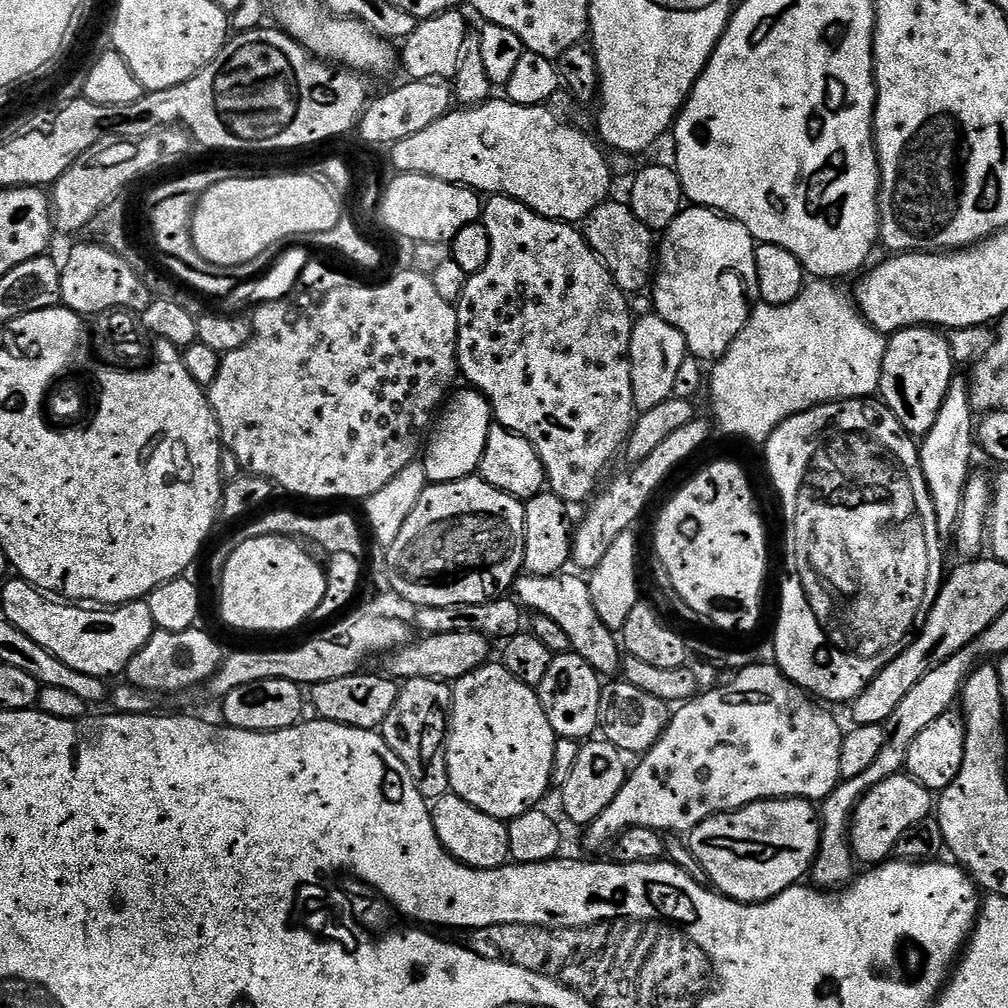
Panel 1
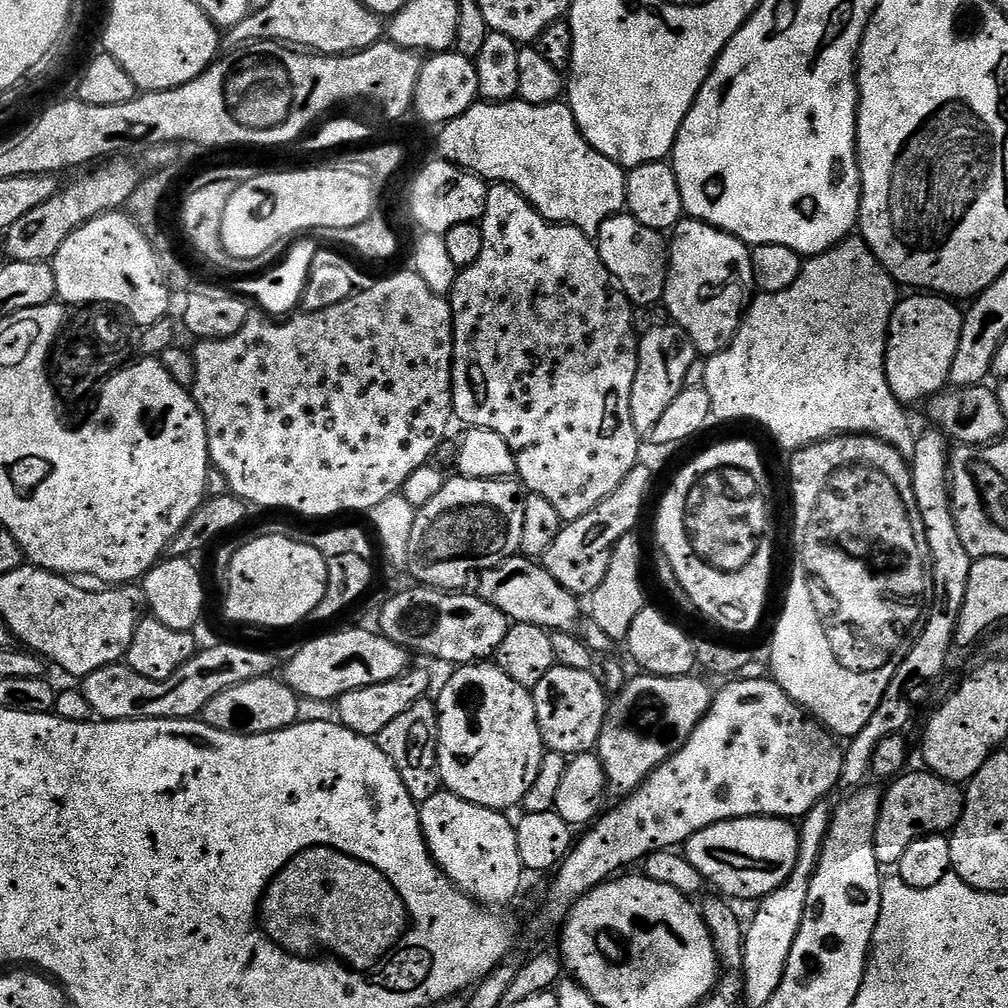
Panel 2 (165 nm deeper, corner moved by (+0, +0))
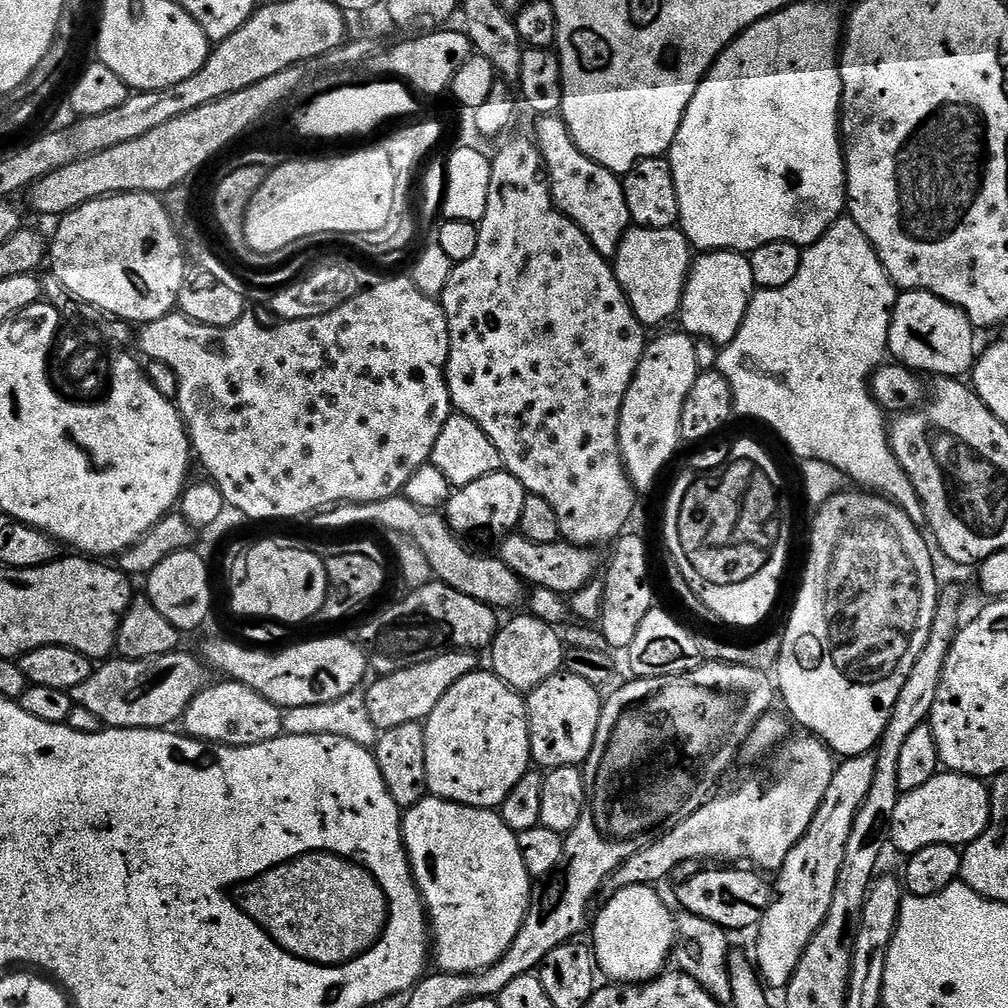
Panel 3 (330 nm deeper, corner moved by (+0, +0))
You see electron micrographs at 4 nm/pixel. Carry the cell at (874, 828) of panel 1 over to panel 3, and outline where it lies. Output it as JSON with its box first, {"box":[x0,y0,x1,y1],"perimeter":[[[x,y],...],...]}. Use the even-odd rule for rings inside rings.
{"box":[890,771,990,854],"perimeter":[[[941,771],[918,790],[903,793],[894,806],[890,844],[903,854],[911,854],[926,846],[973,844],[983,834],[990,818],[989,785],[983,779],[964,776],[960,772]]]}

